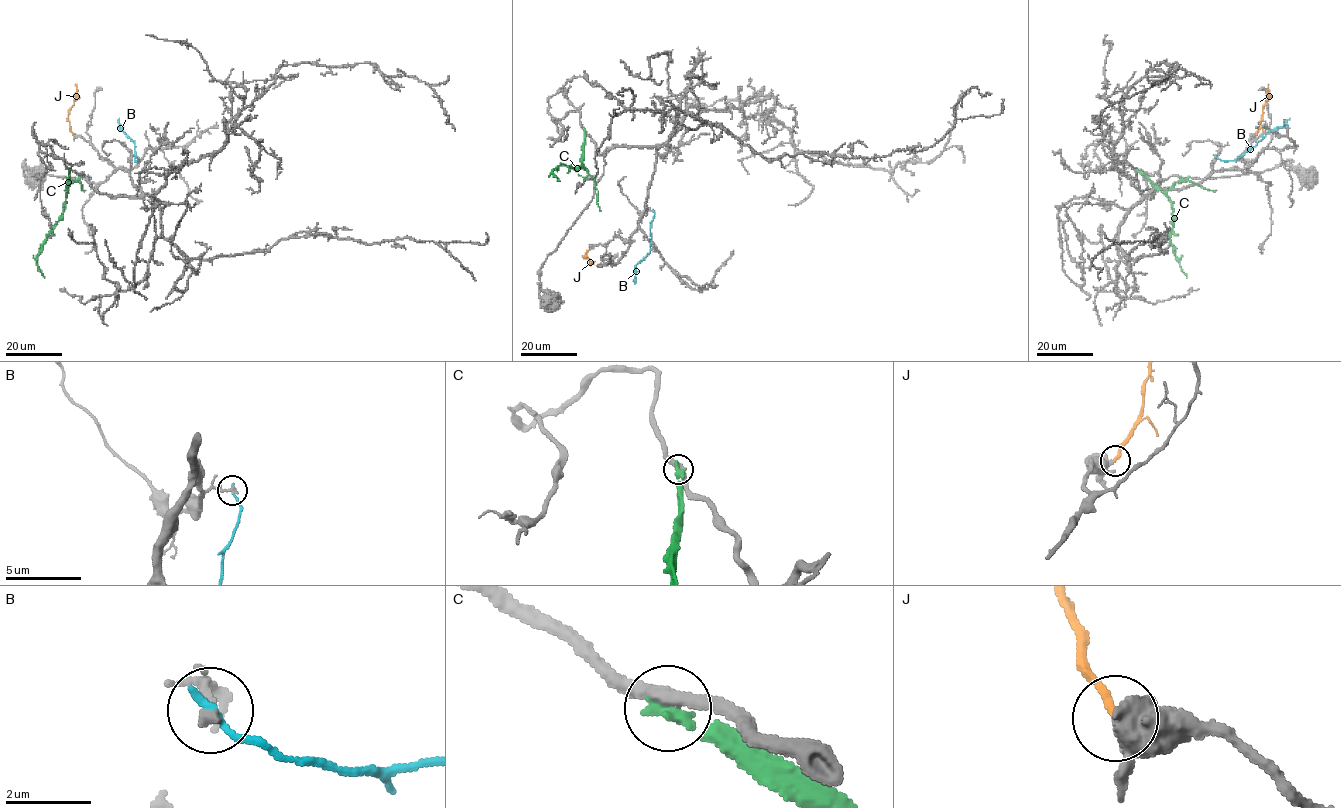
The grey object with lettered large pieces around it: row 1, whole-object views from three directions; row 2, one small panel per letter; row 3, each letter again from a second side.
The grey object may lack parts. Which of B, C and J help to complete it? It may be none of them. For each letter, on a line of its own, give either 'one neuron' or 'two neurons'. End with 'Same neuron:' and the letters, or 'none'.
B: two neurons
C: two neurons
J: one neuron
Same neuron: J

